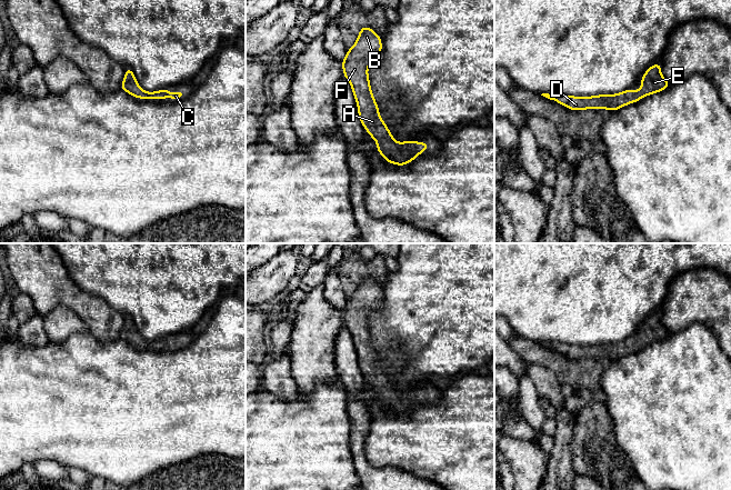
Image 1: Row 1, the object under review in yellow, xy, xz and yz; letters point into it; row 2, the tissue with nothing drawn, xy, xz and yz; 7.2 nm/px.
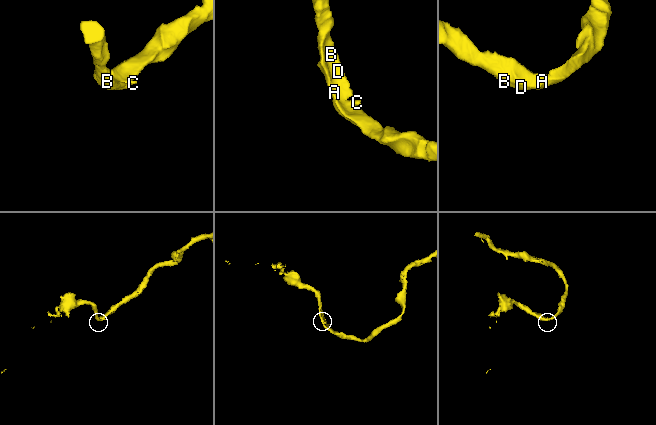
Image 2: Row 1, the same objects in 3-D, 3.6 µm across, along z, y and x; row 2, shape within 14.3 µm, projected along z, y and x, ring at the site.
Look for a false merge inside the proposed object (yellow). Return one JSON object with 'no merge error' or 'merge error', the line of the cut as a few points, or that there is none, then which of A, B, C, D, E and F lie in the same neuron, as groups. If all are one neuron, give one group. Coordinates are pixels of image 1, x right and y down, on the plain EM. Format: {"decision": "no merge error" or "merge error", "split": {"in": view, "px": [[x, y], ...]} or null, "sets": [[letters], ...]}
{"decision": "no merge error", "split": null, "sets": [["A", "B", "C", "D", "E", "F"]]}

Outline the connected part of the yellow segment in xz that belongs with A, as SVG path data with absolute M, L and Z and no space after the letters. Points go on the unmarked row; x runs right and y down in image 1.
M363 274L353 296L347 299L341 310L344 327L350 331L358 364L368 383L377 390L377 400L387 411L405 414L424 399L429 391L409 389L395 391L385 371L379 363L379 356L371 340L368 317L371 310L381 308L382 289L370 276Z

